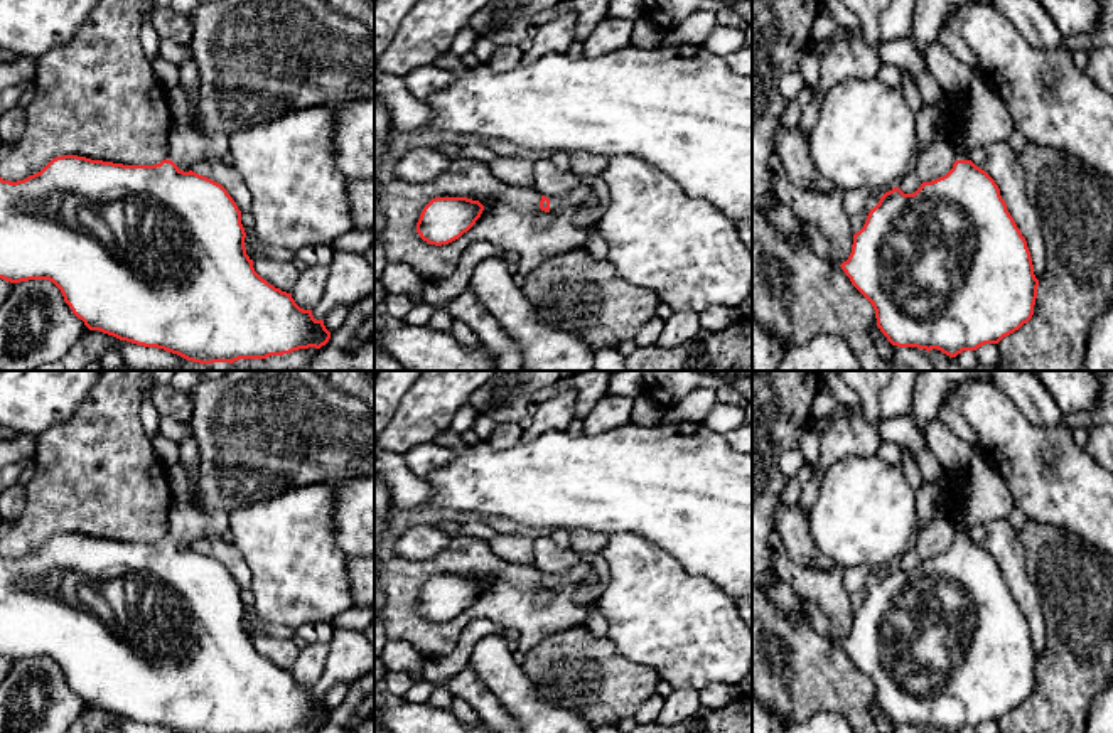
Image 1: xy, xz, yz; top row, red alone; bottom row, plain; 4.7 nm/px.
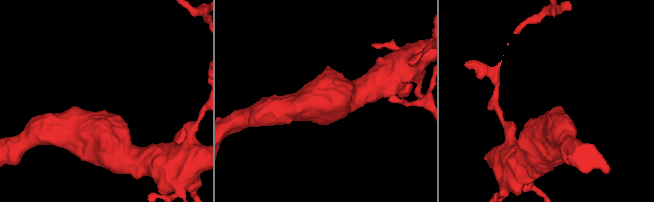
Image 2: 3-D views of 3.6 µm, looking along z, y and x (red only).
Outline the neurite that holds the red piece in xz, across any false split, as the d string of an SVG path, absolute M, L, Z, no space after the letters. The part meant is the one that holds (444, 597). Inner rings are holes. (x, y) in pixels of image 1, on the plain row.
M435 575L422 588L417 610L428 622L459 617L481 595L484 583L467 575Z

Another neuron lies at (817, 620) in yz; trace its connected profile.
M801 600L801 610L806 617L806 622L813 630L816 630L821 637L826 637L828 640L840 644L841 640L835 635L828 618L821 613L821 610L809 603L808 600Z

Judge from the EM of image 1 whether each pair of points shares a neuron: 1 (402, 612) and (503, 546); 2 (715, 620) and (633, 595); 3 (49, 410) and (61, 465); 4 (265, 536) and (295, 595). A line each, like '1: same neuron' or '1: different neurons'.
1: different neurons
2: same neuron
3: different neurons
4: same neuron

